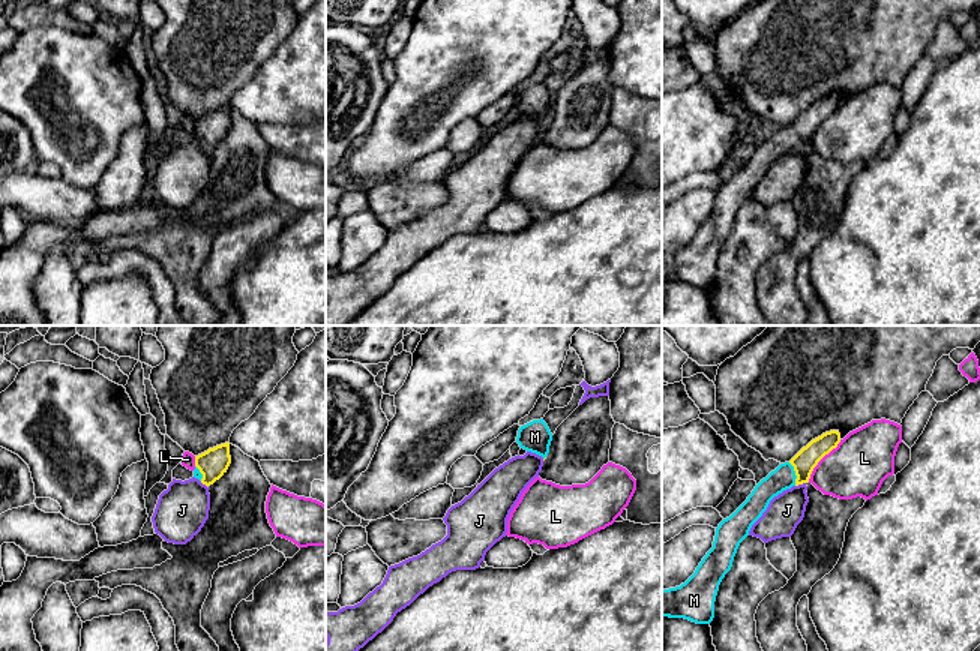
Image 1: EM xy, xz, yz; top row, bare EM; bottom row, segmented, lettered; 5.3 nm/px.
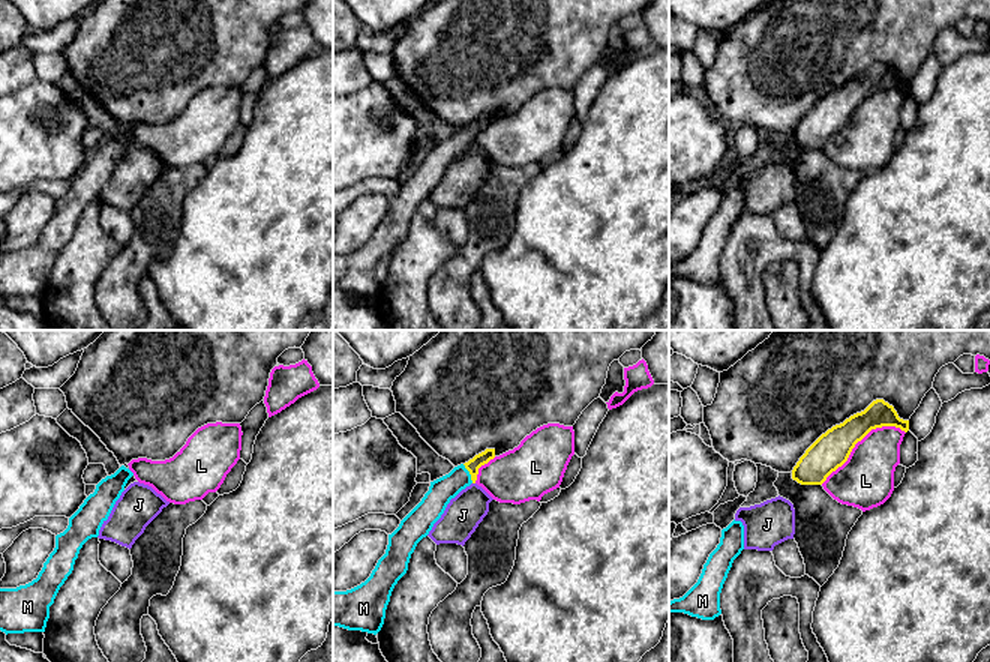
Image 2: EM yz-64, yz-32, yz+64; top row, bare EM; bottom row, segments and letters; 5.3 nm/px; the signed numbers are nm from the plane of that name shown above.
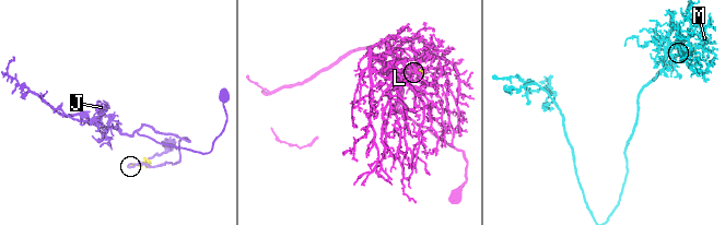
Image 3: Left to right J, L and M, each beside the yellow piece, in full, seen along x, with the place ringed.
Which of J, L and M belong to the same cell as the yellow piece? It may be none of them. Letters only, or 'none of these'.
M

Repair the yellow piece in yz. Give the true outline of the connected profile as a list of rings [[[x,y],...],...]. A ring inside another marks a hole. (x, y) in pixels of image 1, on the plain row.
[[[839,94],[812,104],[789,126],[780,128],[762,142],[747,164],[716,192],[713,212],[695,237],[680,250],[662,254],[662,280],[710,288],[719,249],[731,234],[740,207],[767,174],[770,165],[792,150],[807,147],[813,132],[840,106]]]

